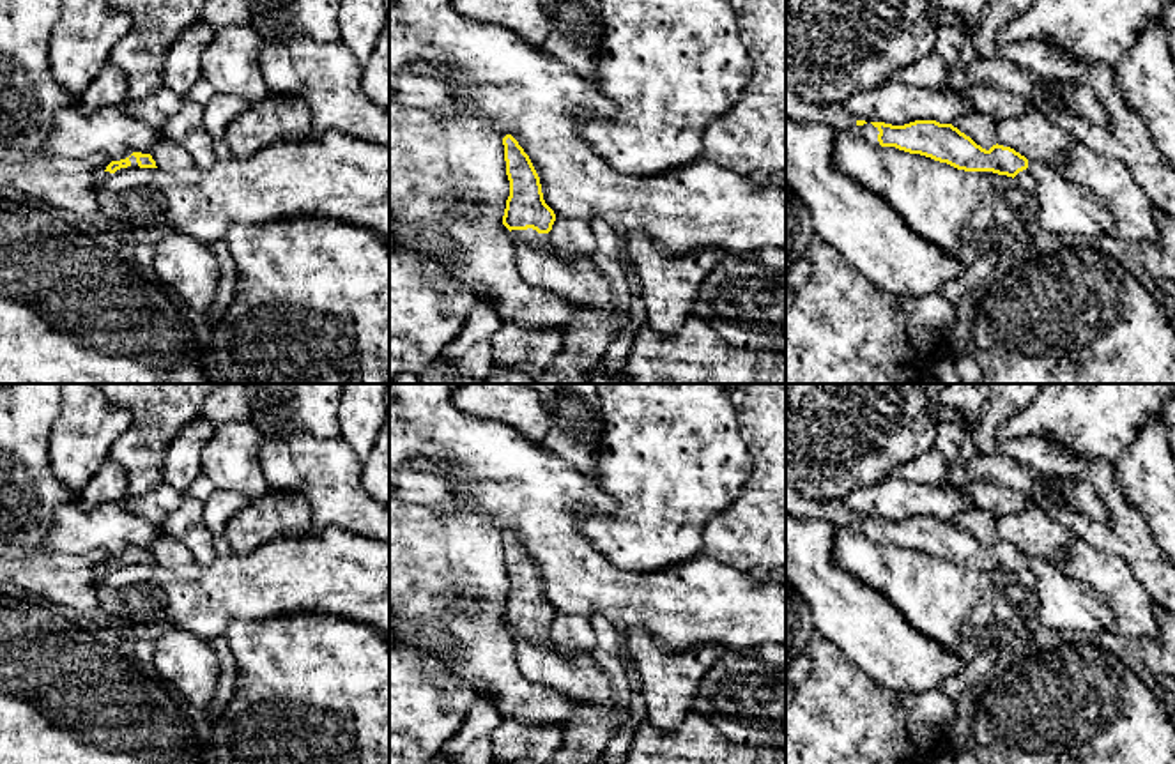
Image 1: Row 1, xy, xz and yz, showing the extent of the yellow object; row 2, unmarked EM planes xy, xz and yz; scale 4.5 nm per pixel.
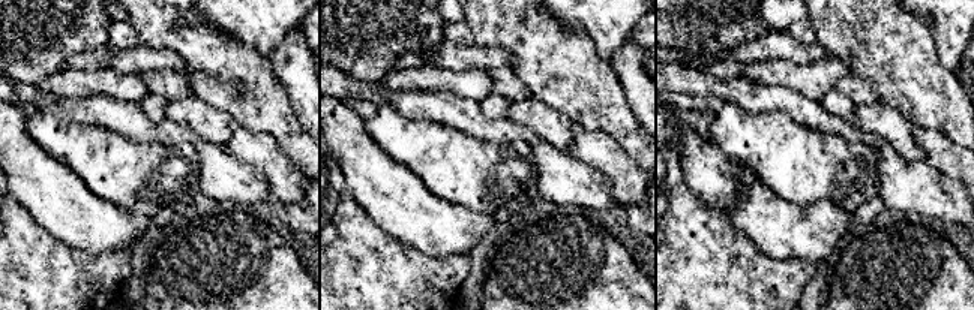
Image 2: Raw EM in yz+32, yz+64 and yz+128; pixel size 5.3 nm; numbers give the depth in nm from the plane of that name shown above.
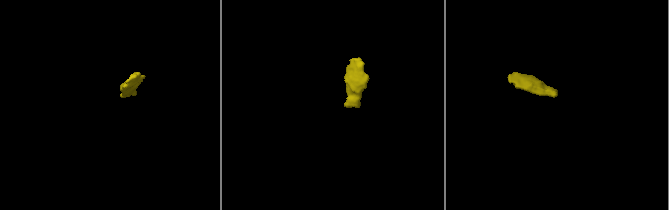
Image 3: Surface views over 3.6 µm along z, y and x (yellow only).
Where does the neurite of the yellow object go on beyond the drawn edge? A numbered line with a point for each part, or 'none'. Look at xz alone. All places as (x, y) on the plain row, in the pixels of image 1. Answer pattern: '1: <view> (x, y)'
1: xz (529, 632)

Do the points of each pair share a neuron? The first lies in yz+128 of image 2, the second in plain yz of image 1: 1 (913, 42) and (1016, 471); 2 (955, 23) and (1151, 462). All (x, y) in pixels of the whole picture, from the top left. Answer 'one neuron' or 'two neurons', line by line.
1: two neurons
2: two neurons

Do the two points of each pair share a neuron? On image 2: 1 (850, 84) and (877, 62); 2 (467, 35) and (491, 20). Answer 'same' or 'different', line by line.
1: different
2: different

